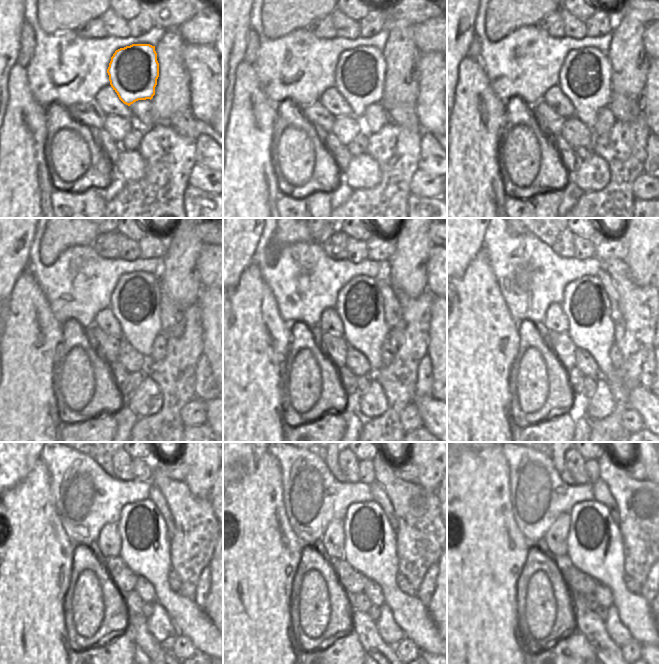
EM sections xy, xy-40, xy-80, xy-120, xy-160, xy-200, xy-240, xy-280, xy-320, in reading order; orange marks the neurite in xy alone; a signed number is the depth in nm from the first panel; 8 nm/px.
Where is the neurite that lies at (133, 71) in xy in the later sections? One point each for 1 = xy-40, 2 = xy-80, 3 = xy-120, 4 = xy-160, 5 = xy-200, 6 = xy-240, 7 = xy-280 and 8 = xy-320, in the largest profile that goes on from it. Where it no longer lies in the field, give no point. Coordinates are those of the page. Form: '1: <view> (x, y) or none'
1: xy-40 (360, 72)
2: xy-80 (585, 76)
3: xy-120 (136, 300)
4: xy-160 (359, 304)
5: xy-200 (585, 303)
6: xy-240 (145, 542)
7: xy-280 (370, 542)
8: xy-320 (594, 545)

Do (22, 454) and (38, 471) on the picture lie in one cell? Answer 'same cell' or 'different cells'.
different cells

